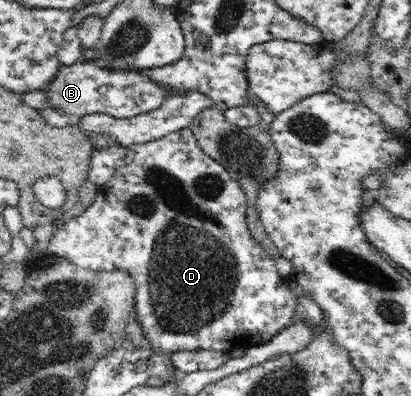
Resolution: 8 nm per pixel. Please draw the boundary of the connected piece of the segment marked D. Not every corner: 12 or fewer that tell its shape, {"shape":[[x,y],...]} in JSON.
{"shape":[[189,127],[128,146],[49,256],[125,271],[161,353],[266,345],[297,297]]}

